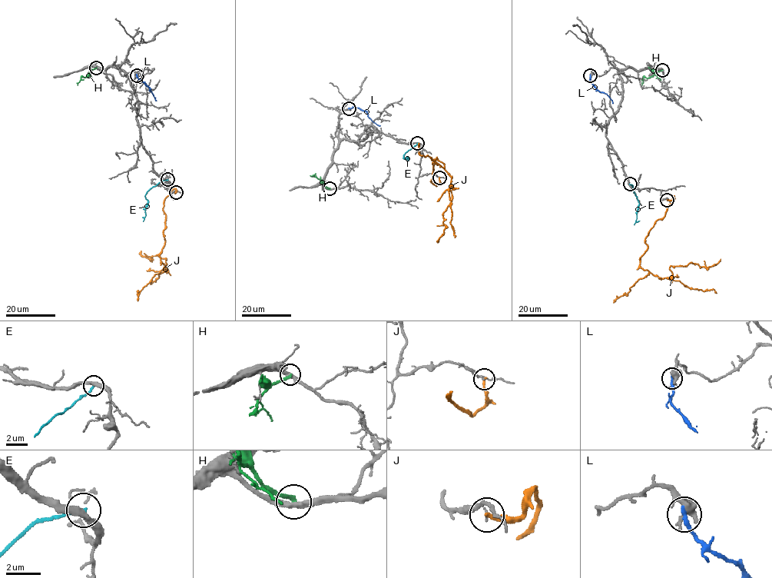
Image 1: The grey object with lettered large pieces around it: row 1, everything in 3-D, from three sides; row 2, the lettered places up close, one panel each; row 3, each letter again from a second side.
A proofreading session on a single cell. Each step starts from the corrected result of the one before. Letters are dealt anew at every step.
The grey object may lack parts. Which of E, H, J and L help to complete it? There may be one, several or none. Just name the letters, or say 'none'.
none

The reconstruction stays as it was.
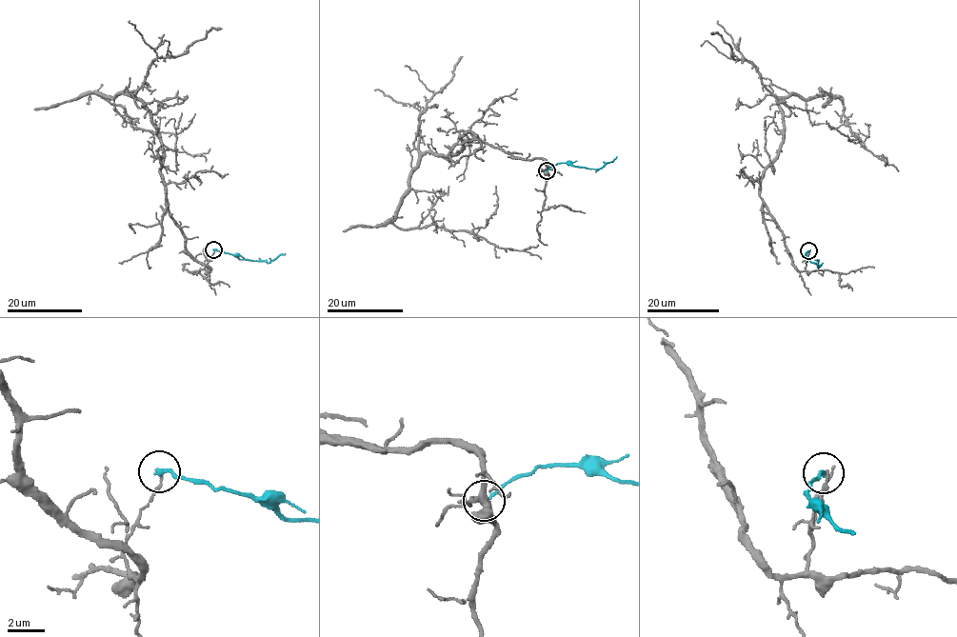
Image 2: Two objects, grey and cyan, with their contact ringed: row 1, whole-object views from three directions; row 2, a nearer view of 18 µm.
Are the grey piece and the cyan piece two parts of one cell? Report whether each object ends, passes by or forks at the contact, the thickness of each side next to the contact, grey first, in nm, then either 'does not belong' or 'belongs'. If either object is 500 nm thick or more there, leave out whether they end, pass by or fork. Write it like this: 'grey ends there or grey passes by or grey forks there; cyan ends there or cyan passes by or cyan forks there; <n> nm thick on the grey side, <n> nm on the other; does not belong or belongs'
grey ends there; cyan ends there; 120 nm thick on the grey side, 200 nm on the other; does not belong

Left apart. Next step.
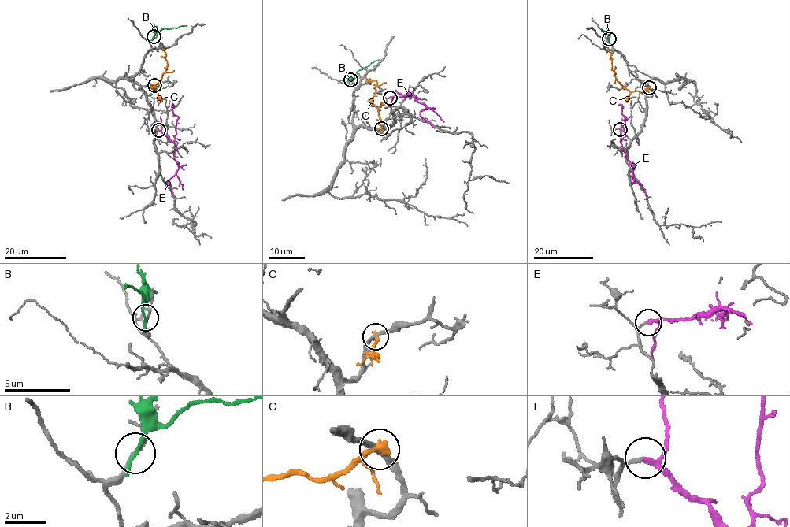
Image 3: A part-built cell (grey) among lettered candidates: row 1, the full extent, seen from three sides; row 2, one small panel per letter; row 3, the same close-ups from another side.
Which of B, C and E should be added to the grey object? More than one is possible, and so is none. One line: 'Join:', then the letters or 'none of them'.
Join: none of them

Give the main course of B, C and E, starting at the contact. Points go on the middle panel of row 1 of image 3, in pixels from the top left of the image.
B: (350, 79), (371, 62), (380, 59)
C: (381, 129), (377, 108), (372, 101), (376, 80), (369, 80), (363, 75)
E: (390, 97), (415, 95), (415, 99), (428, 107), (423, 109), (420, 115), (434, 127)

